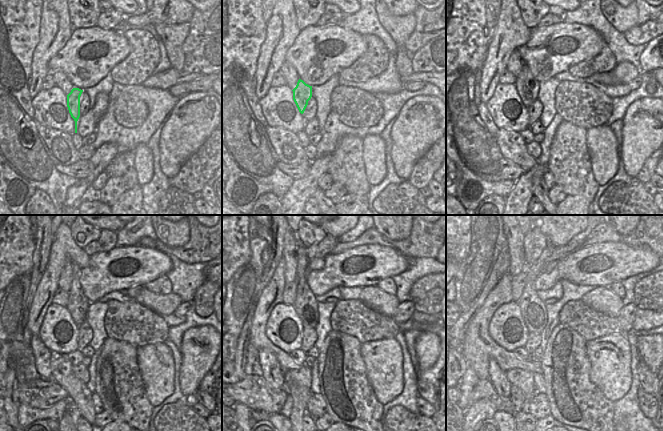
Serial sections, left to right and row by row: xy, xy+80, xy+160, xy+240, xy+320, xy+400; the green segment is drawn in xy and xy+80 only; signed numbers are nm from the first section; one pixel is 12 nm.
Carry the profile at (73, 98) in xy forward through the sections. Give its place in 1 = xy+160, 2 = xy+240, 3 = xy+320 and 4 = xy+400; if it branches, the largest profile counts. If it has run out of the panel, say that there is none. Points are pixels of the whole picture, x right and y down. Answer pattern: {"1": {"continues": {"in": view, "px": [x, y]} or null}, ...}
{"1": {"continues": {"in": "xy+160", "px": [527, 87]}}, "2": {"continues": {"in": "xy+240", "px": [78, 304]}}, "3": {"continues": {"in": "xy+320", "px": [302, 256]}}, "4": {"continues": {"in": "xy+400", "px": [528, 243]}}}

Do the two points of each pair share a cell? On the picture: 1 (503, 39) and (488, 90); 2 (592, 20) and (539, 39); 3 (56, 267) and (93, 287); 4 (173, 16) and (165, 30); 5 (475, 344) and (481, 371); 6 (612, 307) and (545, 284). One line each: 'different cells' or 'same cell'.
1: same cell
2: different cells
3: different cells
4: different cells
5: same cell
6: different cells

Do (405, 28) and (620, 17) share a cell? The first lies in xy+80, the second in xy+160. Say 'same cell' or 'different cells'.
same cell

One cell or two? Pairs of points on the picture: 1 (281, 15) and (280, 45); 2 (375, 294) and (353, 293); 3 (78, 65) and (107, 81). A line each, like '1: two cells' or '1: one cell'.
1: one cell
2: two cells
3: two cells

